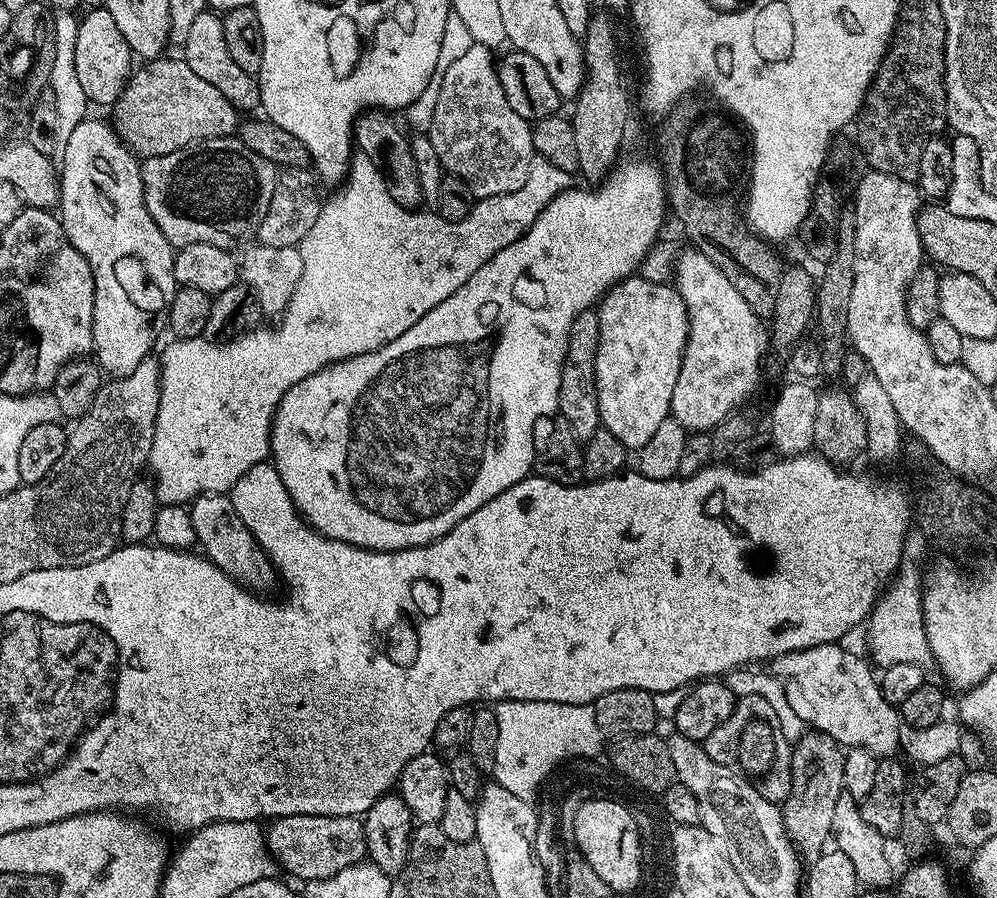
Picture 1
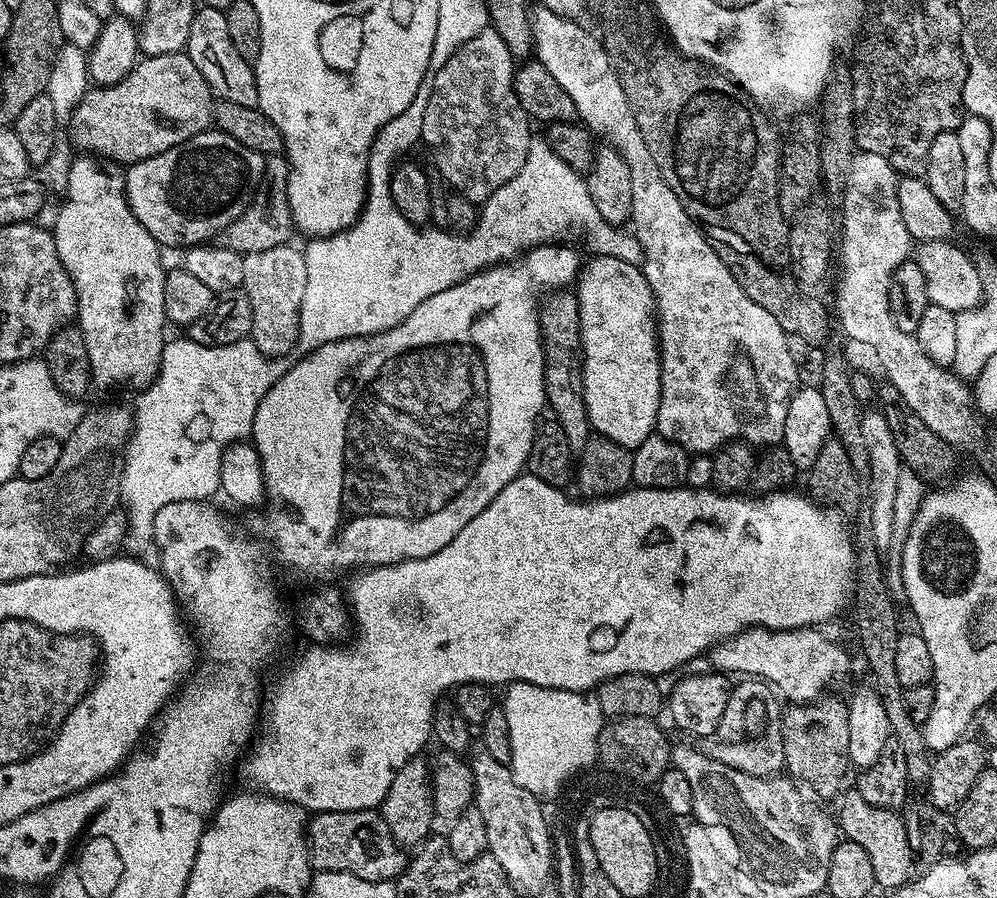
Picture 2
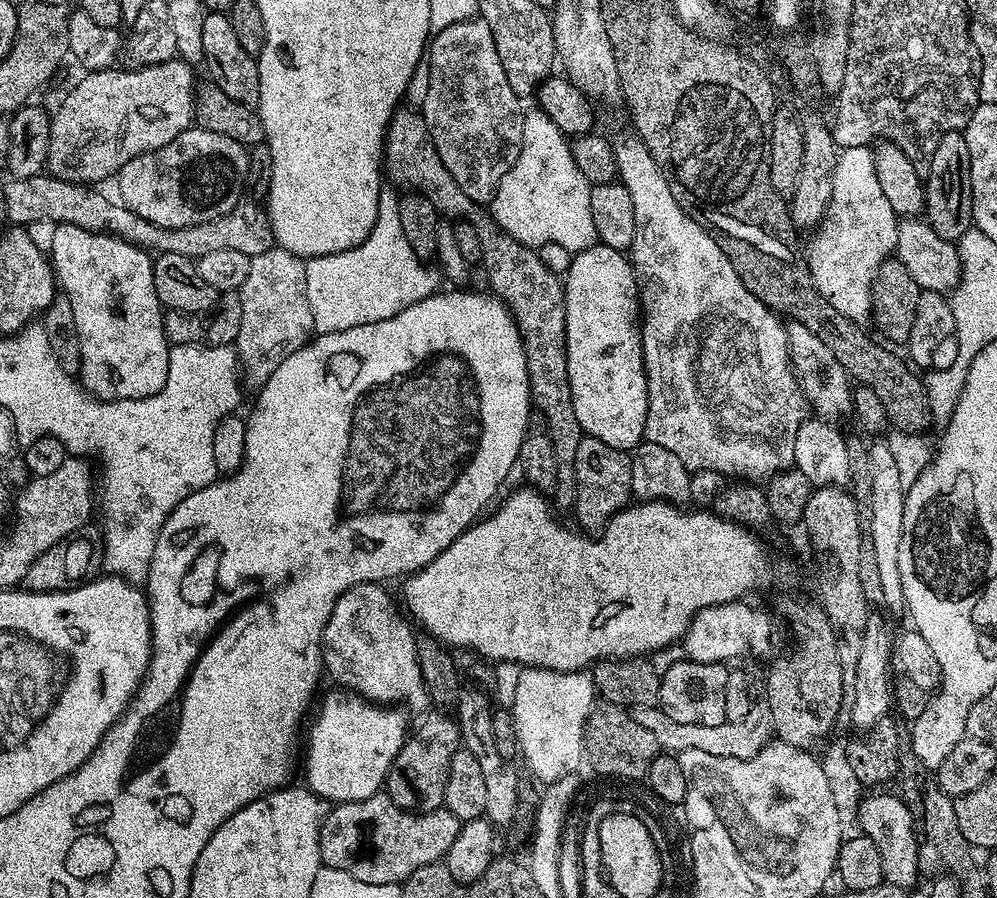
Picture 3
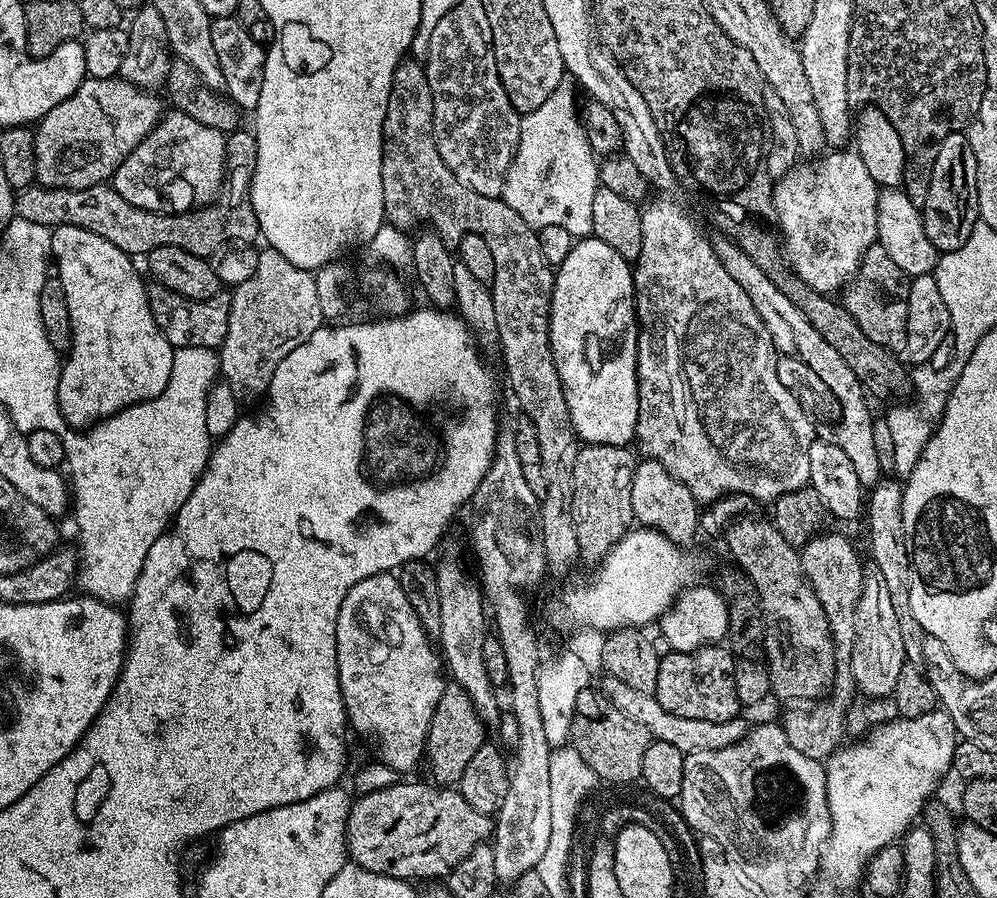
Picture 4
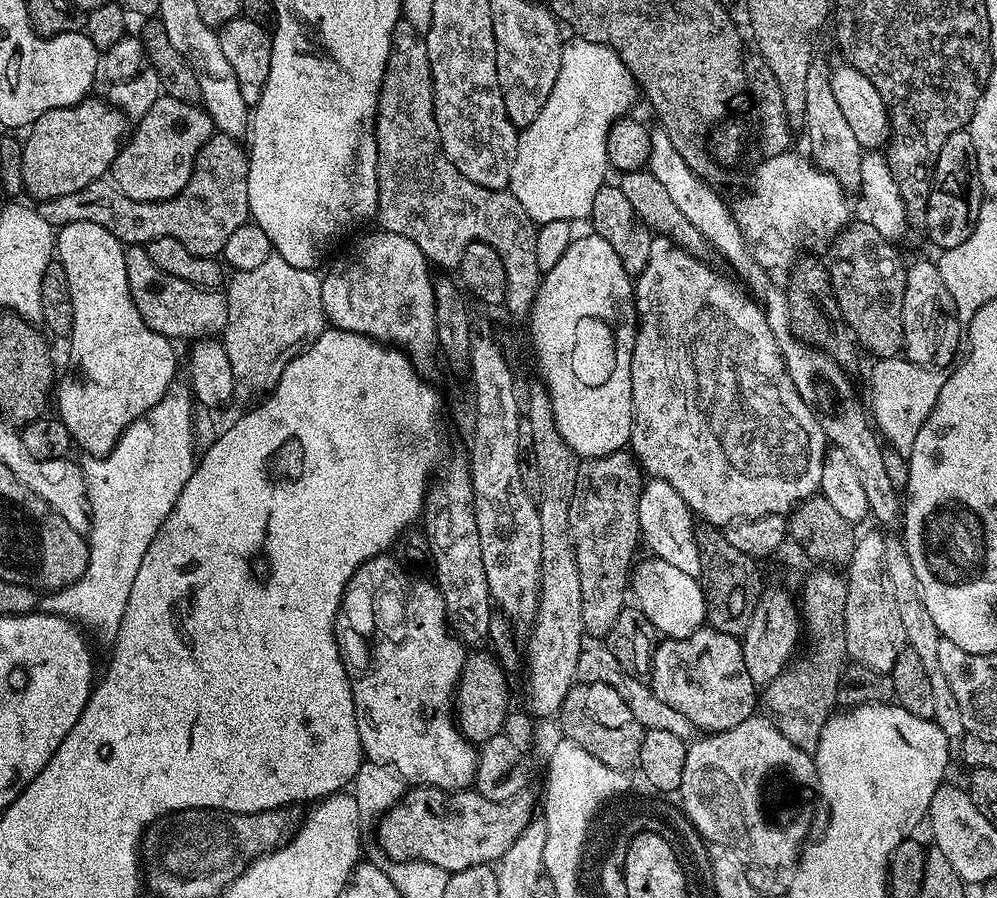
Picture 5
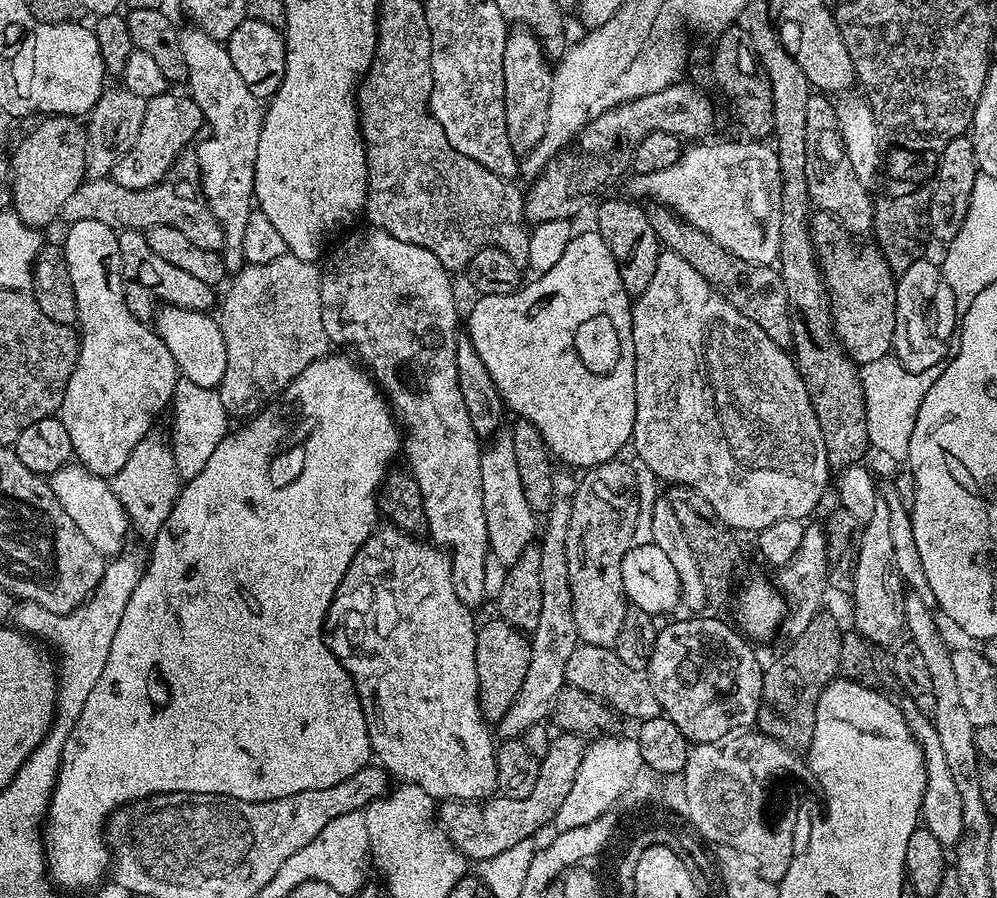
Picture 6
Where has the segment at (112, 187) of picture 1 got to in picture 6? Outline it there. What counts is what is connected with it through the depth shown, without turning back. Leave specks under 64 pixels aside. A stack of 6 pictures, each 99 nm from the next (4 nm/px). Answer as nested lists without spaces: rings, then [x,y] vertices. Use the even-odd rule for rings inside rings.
[[[74,222],[68,224],[66,230],[68,233],[64,236],[62,247],[78,306],[76,319],[80,353],[62,398],[58,419],[62,426],[66,426],[66,430],[70,430],[72,454],[79,464],[96,476],[111,478],[118,470],[122,470],[122,466],[126,466],[126,460],[130,454],[134,454],[138,442],[142,442],[153,431],[155,424],[152,423],[159,418],[160,411],[171,405],[178,373],[174,358],[170,350],[166,350],[164,341],[145,321],[134,318],[126,306],[117,229],[105,226],[102,222]]]

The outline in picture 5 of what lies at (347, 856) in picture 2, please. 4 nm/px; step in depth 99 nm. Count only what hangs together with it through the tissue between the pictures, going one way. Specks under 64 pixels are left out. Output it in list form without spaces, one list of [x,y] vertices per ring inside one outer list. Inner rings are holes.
[[[412,786],[405,791],[393,808],[389,808],[383,816],[379,817],[375,825],[376,836],[380,839],[385,854],[389,856],[387,859],[392,862],[424,860],[427,864],[438,866],[449,874],[478,864],[492,866],[500,861],[502,854],[514,842],[514,838],[518,838],[518,834],[522,834],[522,830],[530,823],[527,810],[516,803],[520,802],[491,800],[475,790],[445,792],[442,788]]]

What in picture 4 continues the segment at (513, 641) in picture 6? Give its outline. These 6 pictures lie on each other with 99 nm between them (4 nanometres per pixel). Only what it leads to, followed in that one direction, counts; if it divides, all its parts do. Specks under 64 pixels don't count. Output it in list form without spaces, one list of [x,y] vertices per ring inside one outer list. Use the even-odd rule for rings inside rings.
[[[454,682],[445,683],[442,698],[438,698],[438,706],[434,706],[434,718],[430,718],[430,730],[424,743],[423,759],[428,760],[428,772],[431,783],[437,786],[456,786],[460,783],[462,770],[466,770],[466,762],[478,754],[478,750],[486,742],[485,724],[476,712],[474,702]]]

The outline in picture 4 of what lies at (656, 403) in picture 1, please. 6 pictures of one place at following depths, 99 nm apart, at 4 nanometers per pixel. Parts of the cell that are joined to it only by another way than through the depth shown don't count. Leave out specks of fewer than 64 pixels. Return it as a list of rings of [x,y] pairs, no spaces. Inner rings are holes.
[[[591,235],[575,241],[572,249],[563,253],[554,275],[556,281],[552,287],[552,313],[550,314],[550,346],[554,366],[558,370],[558,378],[562,378],[562,386],[566,394],[566,406],[570,406],[570,422],[574,422],[576,435],[584,444],[609,444],[610,446],[628,446],[636,439],[638,426],[638,378],[636,377],[636,347],[640,337],[640,329],[636,318],[636,281],[633,265],[618,250],[606,246],[598,237]]]

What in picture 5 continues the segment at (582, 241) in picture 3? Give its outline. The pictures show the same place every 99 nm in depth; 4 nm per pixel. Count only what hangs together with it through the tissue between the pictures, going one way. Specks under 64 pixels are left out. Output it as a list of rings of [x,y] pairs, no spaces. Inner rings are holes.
[[[579,38],[565,43],[560,50],[560,69],[554,78],[554,90],[546,98],[546,106],[530,126],[519,129],[518,150],[514,166],[510,170],[508,188],[514,198],[526,210],[526,214],[537,225],[546,222],[587,221],[592,214],[594,194],[605,187],[604,175],[610,172],[606,142],[612,124],[625,115],[624,112],[638,100],[638,85],[631,70],[622,62],[620,53],[606,44]]]

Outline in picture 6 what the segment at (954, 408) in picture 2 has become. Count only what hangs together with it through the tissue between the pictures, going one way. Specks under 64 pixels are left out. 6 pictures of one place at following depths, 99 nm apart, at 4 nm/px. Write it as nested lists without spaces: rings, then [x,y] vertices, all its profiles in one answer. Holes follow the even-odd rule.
[[[739,138],[740,140],[720,140],[717,144],[704,144],[708,142],[696,142],[693,148],[688,147],[681,153],[680,161],[674,166],[666,166],[666,170],[654,170],[643,174],[633,175],[632,181],[629,182],[628,188],[633,197],[645,196],[645,201],[655,202],[664,205],[672,212],[677,212],[681,220],[685,220],[690,226],[702,230],[702,234],[710,234],[718,246],[725,248],[730,254],[738,258],[746,258],[746,262],[755,264],[777,263],[780,254],[780,211],[782,210],[782,178],[780,177],[780,167],[778,166],[778,154],[771,143],[753,140],[751,138]]]

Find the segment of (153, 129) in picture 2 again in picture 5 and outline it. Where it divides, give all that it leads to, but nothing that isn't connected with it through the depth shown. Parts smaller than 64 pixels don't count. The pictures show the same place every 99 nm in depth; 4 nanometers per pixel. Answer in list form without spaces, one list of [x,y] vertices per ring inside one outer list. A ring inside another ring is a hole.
[[[89,98],[74,106],[42,114],[42,118],[31,125],[28,140],[26,136],[23,141],[24,192],[32,195],[33,201],[43,202],[62,198],[62,194],[74,194],[74,190],[82,190],[82,186],[90,186],[90,182],[105,179],[111,173],[114,158],[126,139],[124,124],[124,113],[104,98]]]

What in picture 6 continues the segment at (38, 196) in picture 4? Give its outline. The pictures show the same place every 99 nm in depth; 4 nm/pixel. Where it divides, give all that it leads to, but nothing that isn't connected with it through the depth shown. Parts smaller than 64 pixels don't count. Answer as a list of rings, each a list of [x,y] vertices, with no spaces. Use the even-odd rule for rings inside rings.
[[[192,146],[185,147],[184,151],[178,154],[165,179],[157,180],[149,188],[127,188],[122,186],[116,178],[85,179],[84,183],[78,186],[78,190],[74,190],[70,198],[66,198],[66,206],[62,206],[60,216],[63,219],[66,218],[65,221],[68,224],[102,222],[105,226],[117,230],[147,230],[154,226],[174,226],[174,230],[182,230],[182,234],[186,234],[186,238],[190,238],[194,246],[202,246],[202,250],[220,252],[224,246],[222,226],[218,218],[214,218],[214,214],[208,209],[207,200],[204,199],[204,189],[200,186],[200,163],[196,157],[195,147]]]

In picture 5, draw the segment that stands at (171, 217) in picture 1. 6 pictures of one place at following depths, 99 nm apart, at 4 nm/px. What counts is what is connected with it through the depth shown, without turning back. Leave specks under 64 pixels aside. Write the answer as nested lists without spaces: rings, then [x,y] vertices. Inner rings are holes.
[[[161,95],[158,98],[158,102],[154,102],[154,106],[150,106],[150,110],[146,110],[146,114],[142,119],[135,121],[133,130],[131,129],[130,135],[125,139],[119,154],[114,158],[112,163],[112,170],[110,173],[110,179],[116,188],[122,194],[126,194],[126,198],[134,198],[138,202],[154,202],[155,200],[169,200],[177,196],[180,191],[183,190],[186,185],[190,182],[192,177],[192,171],[196,165],[196,155],[202,150],[202,146],[207,144],[209,140],[212,139],[214,135],[214,125],[211,118],[209,118],[207,112],[204,111],[203,107],[199,103],[187,104],[184,101],[178,101],[176,98],[168,97],[166,95]]]

